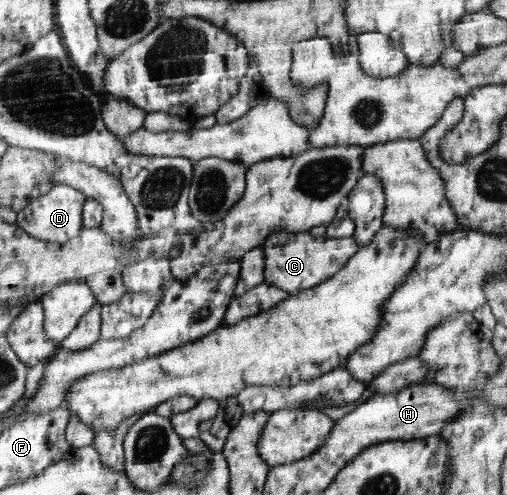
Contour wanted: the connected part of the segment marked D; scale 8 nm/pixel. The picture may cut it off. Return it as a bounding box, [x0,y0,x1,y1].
[16,185,88,244]

